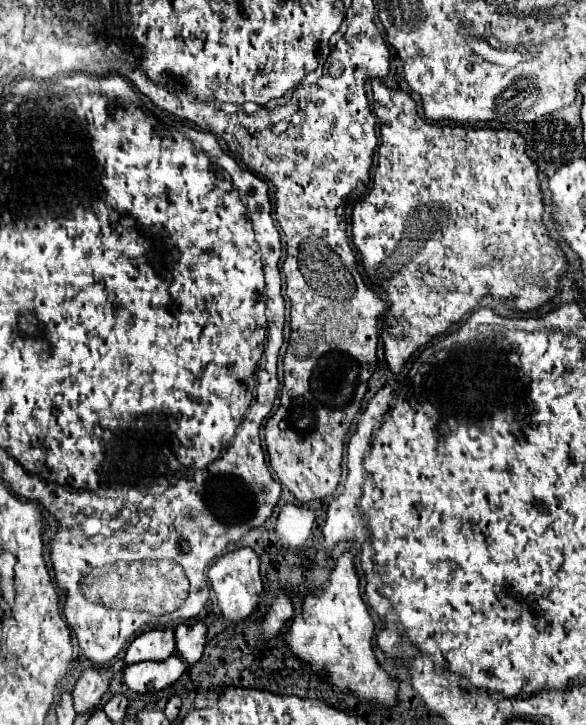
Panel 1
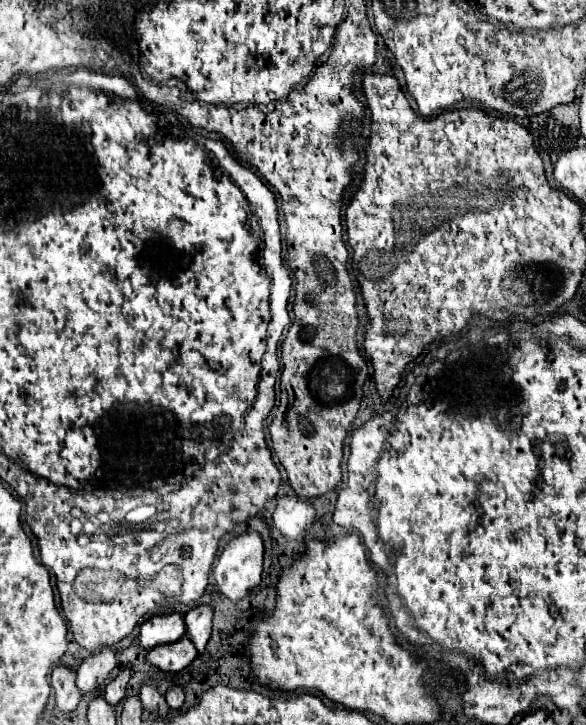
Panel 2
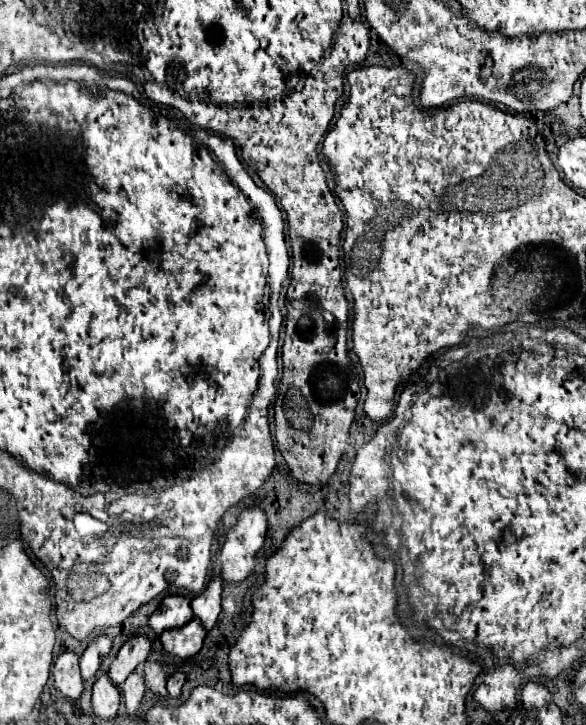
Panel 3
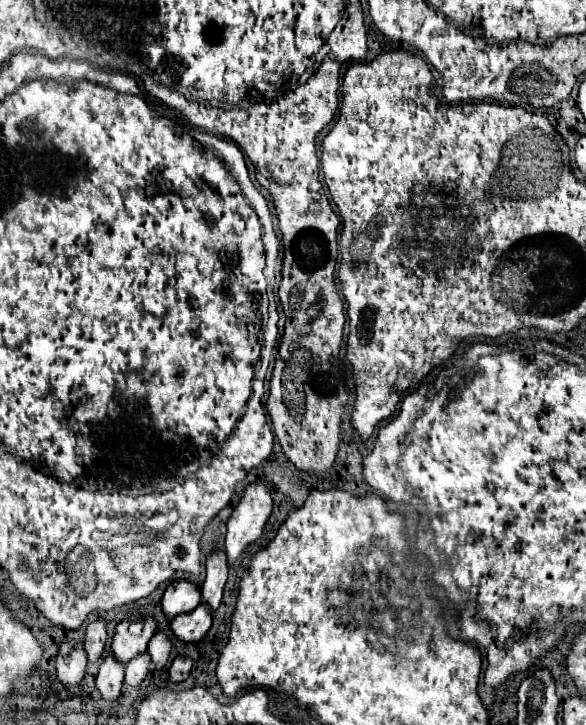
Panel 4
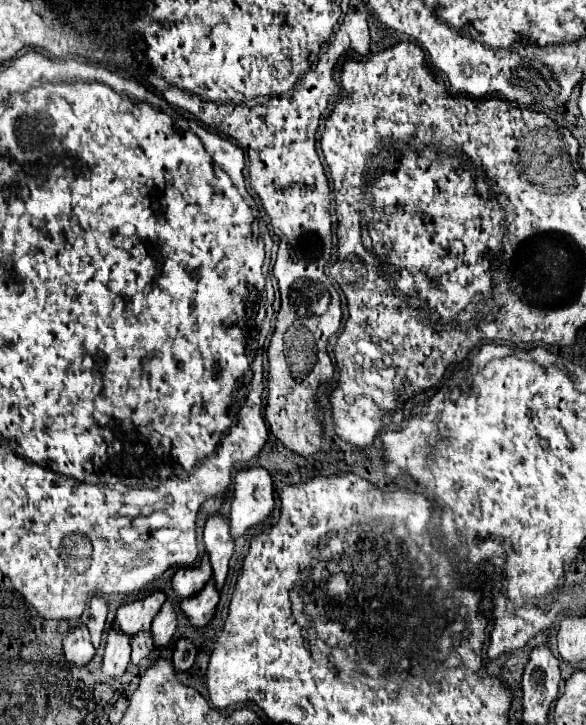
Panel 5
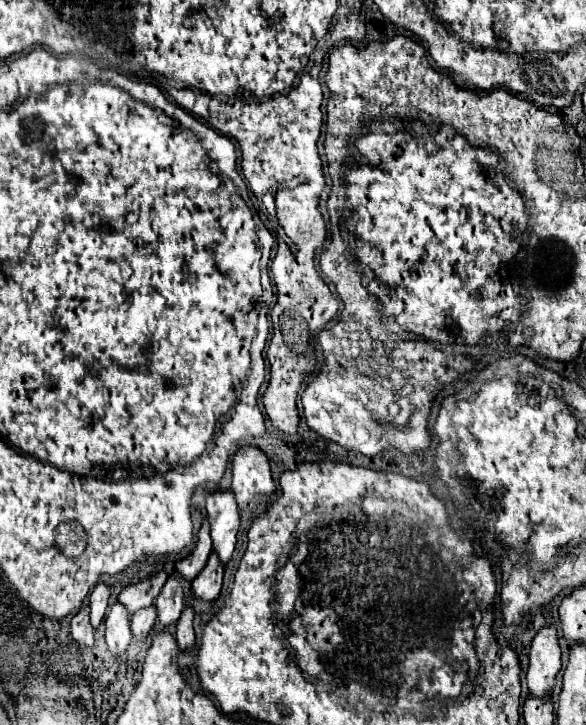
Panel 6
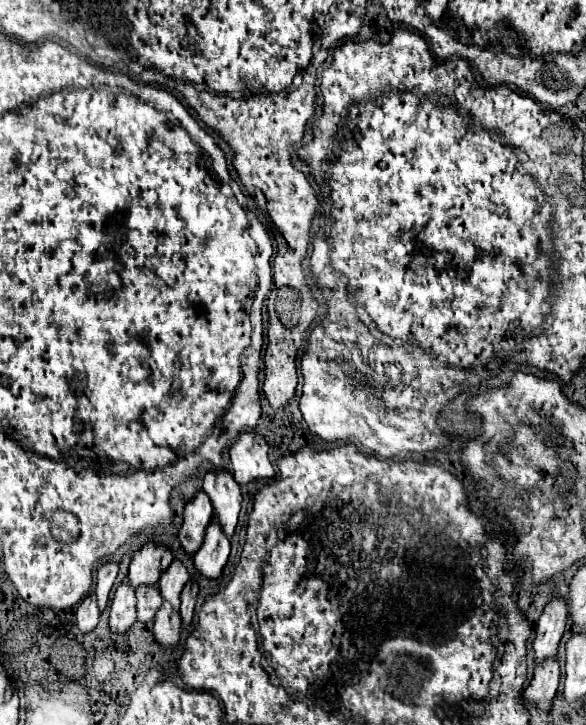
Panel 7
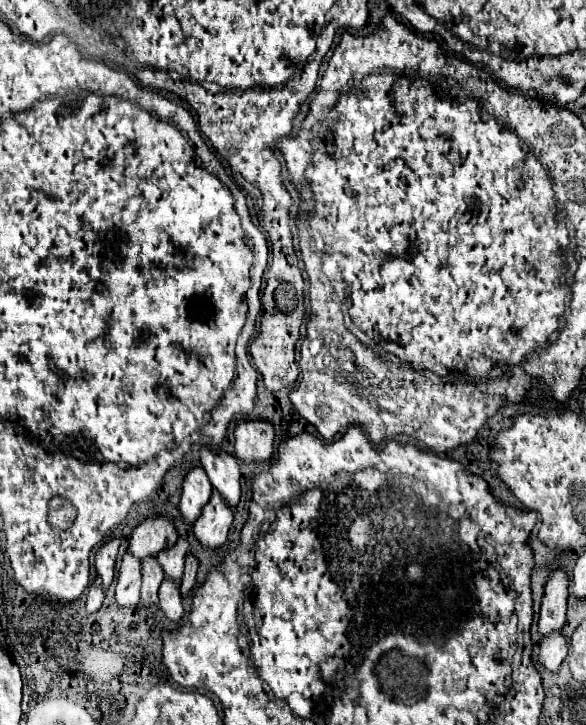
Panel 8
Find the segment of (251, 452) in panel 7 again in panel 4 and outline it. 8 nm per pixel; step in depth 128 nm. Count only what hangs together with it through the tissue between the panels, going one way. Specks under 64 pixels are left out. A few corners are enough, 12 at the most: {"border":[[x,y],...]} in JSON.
{"border":[[250,484],[228,518],[230,566],[262,536],[270,492]]}

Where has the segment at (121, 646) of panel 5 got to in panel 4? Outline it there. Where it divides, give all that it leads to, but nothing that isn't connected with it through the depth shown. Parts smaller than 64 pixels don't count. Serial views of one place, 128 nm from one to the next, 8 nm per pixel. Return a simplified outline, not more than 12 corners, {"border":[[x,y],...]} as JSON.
{"border":[[106,656],[96,676],[100,696],[116,702],[124,666]]}

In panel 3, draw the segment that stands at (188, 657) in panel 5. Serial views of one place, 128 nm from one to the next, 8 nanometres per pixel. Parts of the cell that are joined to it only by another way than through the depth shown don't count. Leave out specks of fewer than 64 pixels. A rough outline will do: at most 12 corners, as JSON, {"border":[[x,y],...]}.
{"border":[[182,672],[168,678],[168,694],[180,696],[184,680]]}

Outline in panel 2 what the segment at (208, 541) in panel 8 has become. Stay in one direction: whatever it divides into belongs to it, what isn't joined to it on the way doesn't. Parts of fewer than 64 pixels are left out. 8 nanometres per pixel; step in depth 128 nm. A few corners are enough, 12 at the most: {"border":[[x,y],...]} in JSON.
{"border":[[188,640],[162,644],[146,662],[162,672],[180,672],[198,656]]}

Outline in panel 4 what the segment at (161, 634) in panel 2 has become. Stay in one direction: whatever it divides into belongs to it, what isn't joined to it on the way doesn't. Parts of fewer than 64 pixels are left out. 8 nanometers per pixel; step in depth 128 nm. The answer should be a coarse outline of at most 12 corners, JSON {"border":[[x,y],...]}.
{"border":[[180,580],[166,588],[162,612],[174,618],[200,604],[200,588]]}

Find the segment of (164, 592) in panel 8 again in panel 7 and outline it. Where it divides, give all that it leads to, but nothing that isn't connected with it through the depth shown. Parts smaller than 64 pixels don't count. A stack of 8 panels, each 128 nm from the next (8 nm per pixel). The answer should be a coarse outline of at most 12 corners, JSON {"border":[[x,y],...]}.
{"border":[[164,602],[154,618],[156,644],[174,650],[180,614]]}

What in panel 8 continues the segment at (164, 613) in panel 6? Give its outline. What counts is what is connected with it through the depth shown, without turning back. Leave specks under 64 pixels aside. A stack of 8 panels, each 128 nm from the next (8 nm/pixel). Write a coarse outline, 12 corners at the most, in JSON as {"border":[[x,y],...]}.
{"border":[[184,538],[164,550],[158,562],[168,578],[180,584],[188,542]]}

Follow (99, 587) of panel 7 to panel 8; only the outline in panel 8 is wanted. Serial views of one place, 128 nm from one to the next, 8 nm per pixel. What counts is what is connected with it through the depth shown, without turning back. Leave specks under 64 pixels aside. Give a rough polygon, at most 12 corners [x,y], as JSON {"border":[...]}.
{"border":[[120,540],[106,542],[96,552],[96,572],[108,590]]}

